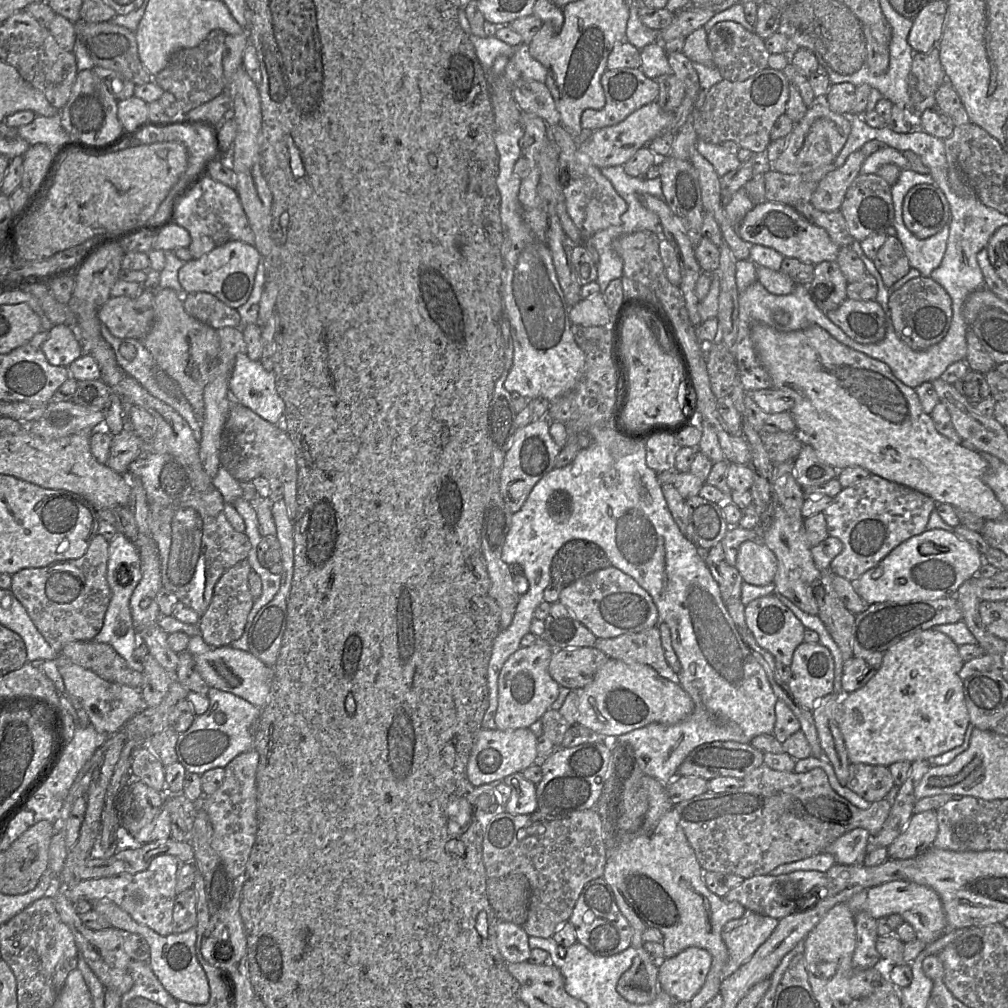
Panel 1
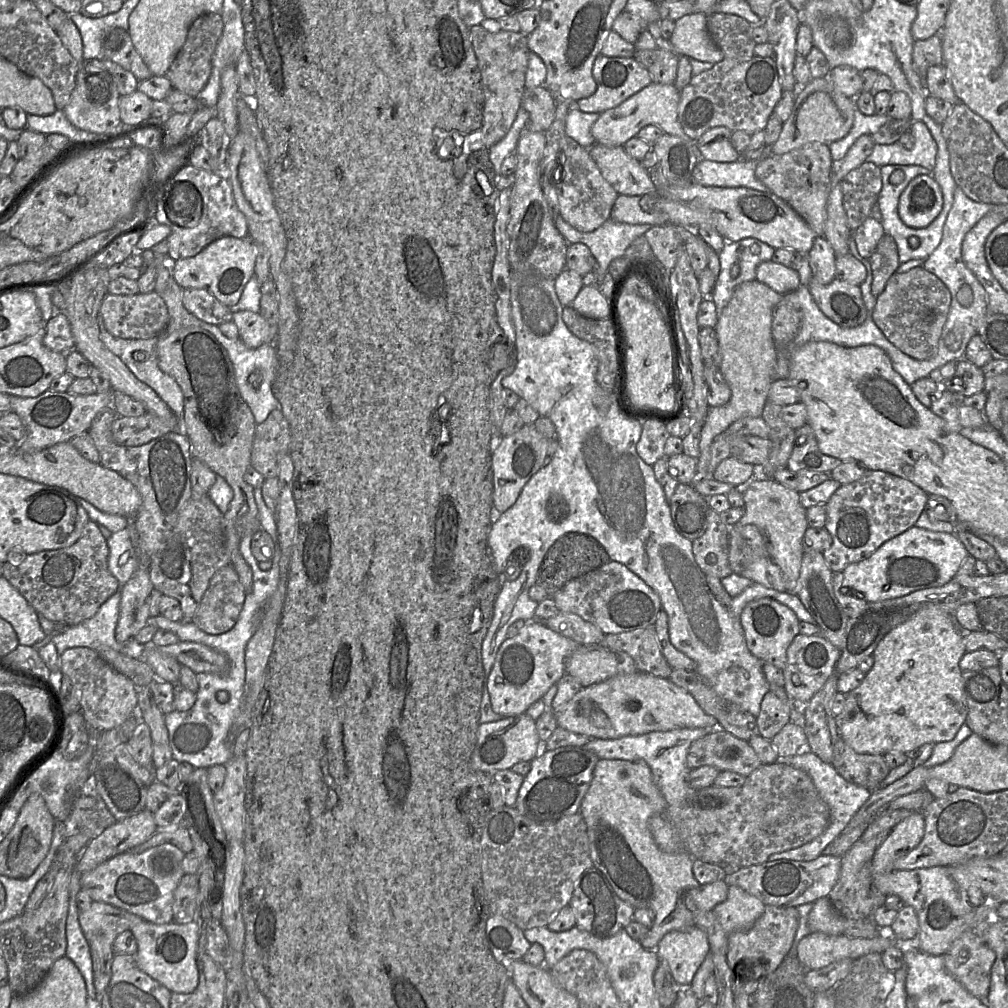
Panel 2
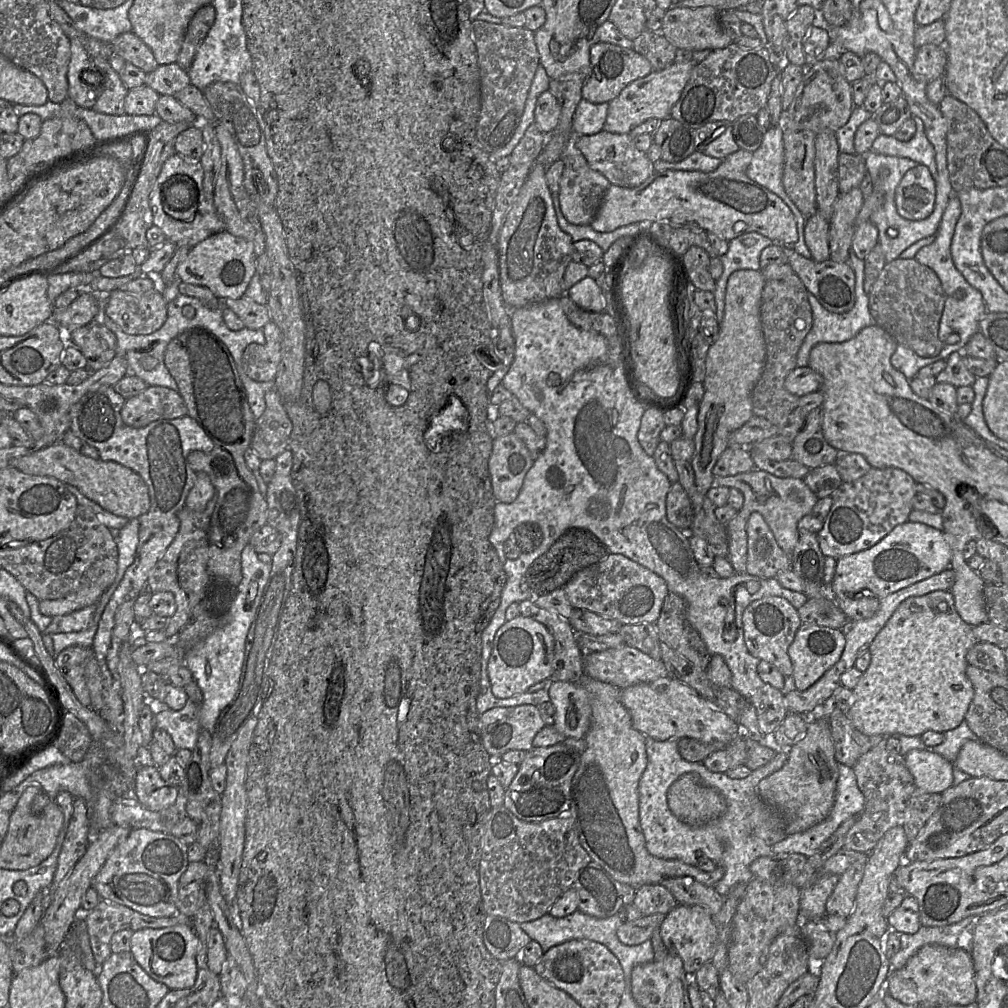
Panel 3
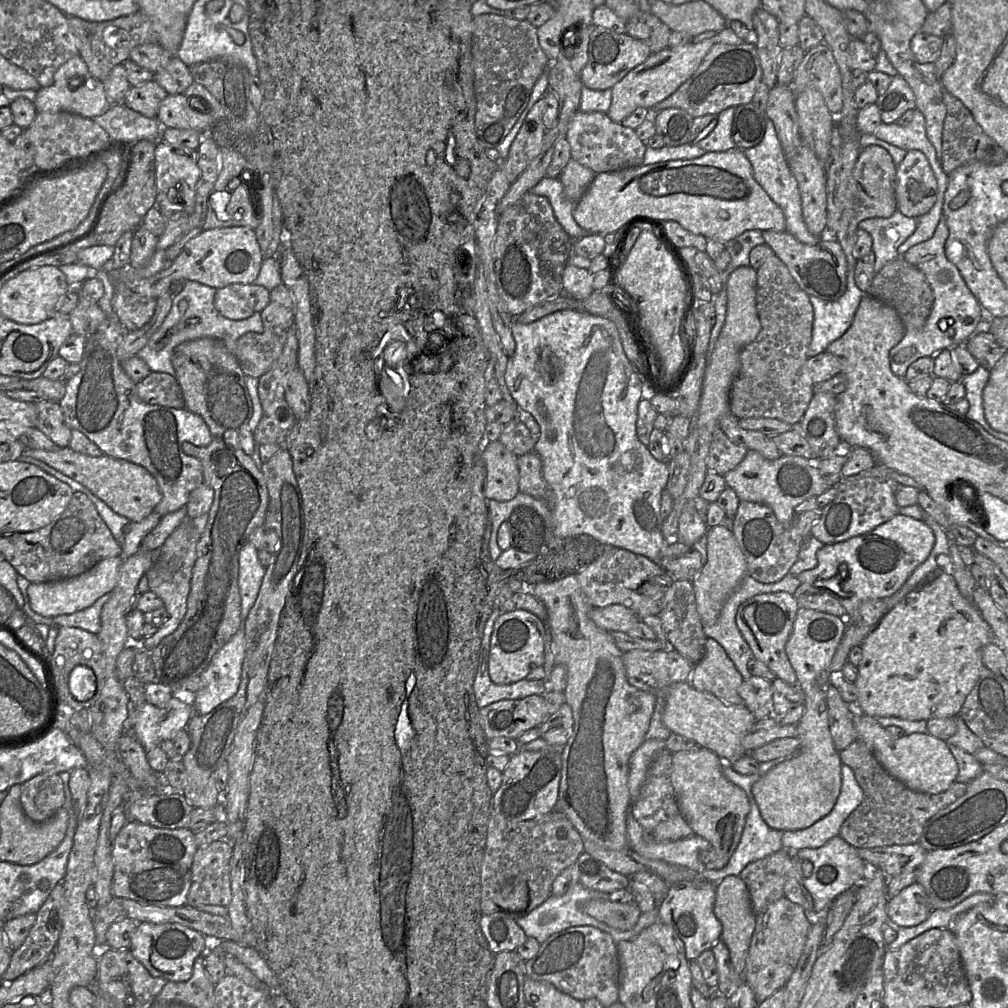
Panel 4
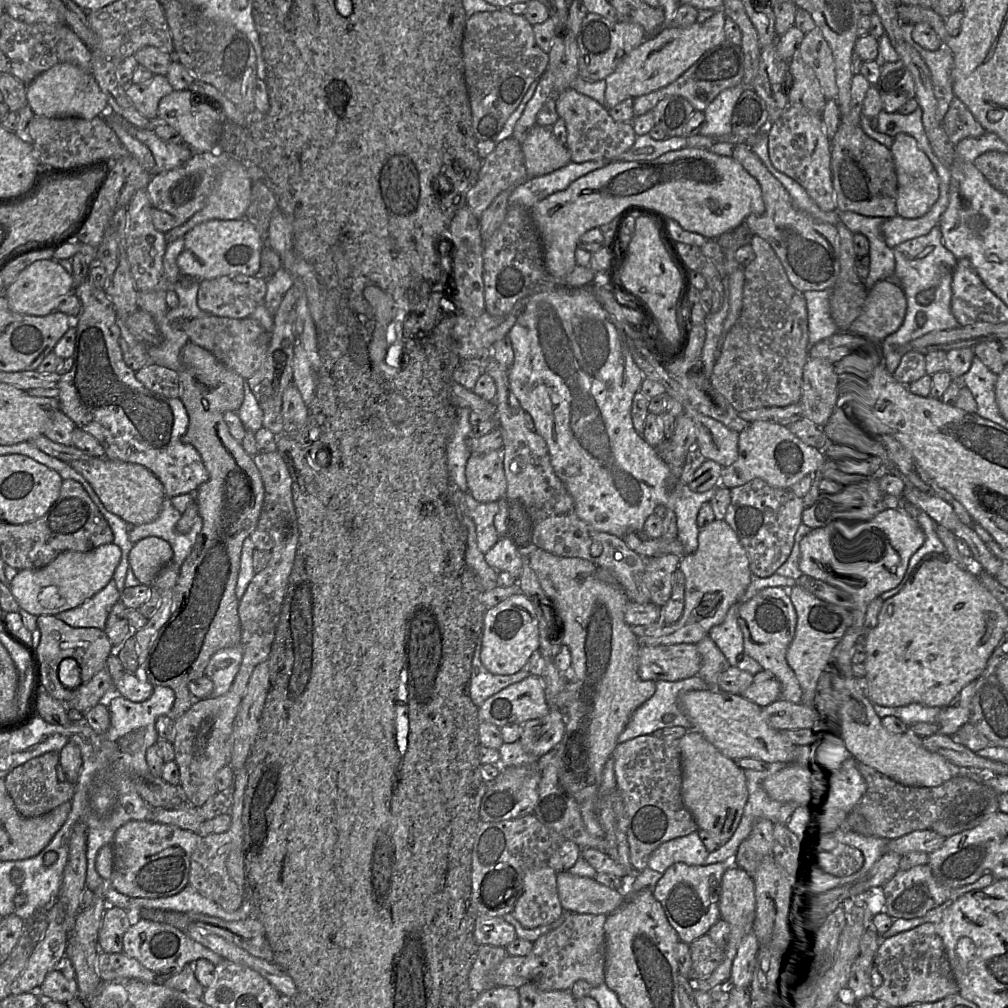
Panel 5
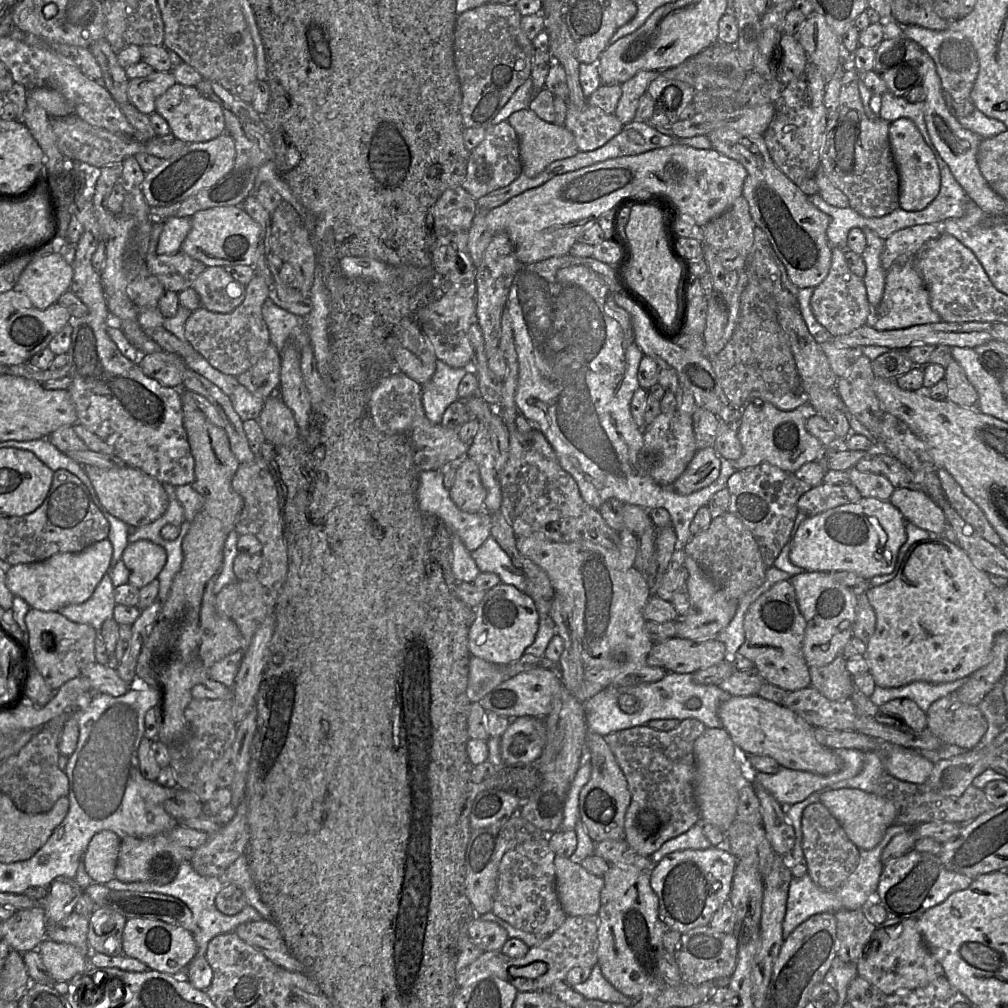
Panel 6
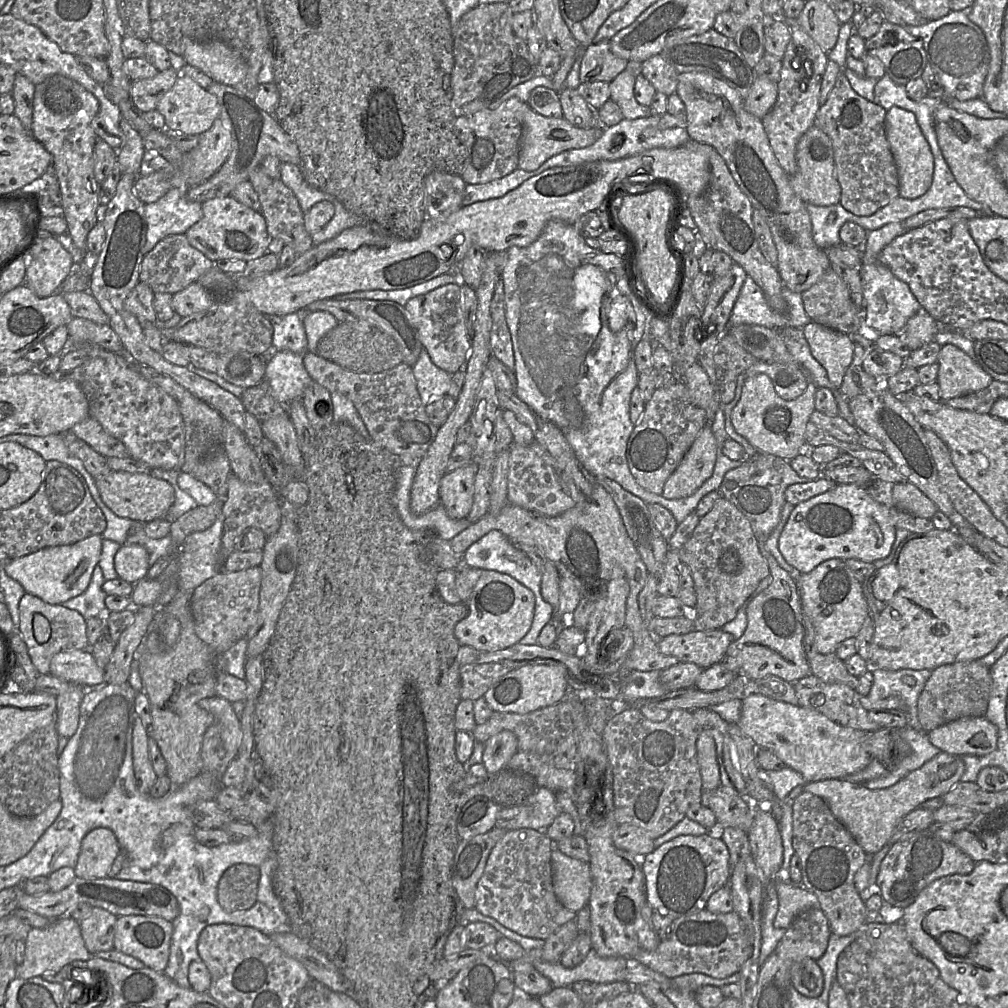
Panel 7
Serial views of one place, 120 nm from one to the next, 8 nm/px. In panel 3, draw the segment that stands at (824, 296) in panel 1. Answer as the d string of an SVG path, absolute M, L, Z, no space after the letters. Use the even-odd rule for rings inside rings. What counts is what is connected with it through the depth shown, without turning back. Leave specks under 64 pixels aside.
M819 212L806 219L804 238L815 262L830 259L829 222Z

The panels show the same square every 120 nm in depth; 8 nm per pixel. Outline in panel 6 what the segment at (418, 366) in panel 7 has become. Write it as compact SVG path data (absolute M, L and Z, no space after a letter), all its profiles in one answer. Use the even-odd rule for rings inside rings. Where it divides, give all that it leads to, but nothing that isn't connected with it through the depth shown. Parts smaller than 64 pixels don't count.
M437 360L436 369L429 382L422 386L421 401L427 418L440 425L450 404L460 400L458 387L469 368L453 368Z

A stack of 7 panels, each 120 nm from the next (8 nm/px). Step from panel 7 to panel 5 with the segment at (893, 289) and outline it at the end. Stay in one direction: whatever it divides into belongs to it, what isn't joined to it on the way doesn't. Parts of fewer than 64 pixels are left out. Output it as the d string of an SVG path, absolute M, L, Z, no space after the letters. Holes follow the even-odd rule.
M935 226L927 235L905 241L893 250L895 278L904 292L907 310L901 327L888 336L881 346L881 364L891 375L899 366L902 356L911 351L908 346L902 345L930 332L960 327L951 312L951 273L958 260L944 246L940 227Z

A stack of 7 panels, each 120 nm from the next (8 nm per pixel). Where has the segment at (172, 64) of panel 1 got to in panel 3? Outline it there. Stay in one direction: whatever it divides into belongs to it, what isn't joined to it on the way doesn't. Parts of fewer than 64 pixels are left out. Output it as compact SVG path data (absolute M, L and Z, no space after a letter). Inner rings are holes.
M212 4L203 5L192 17L176 61L184 70L188 70L191 66L196 52L213 26L215 18L216 10Z

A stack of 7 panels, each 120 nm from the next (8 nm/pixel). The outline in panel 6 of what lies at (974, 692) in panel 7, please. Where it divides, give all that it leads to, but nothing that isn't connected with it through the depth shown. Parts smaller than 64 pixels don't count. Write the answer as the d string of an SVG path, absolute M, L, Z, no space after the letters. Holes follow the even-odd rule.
M954 691L926 711L927 728L945 745L970 750L980 744L987 721L978 706L962 703Z

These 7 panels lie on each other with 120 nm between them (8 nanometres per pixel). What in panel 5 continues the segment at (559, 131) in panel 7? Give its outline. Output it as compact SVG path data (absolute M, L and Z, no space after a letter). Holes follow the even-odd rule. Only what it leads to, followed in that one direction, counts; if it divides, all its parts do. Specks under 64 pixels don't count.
M535 124L521 147L529 178L548 174L571 162L568 148L555 138L549 127Z

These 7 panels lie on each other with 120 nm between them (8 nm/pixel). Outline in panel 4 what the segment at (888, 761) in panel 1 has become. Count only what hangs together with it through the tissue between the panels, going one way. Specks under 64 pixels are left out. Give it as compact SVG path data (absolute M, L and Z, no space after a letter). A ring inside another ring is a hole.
M941 569L921 581L878 622L861 644L863 657L854 681L857 689L855 707L876 719L899 717L929 720L960 716L966 697L976 685L984 666L981 649L993 642L988 623L973 602L961 595L953 575Z

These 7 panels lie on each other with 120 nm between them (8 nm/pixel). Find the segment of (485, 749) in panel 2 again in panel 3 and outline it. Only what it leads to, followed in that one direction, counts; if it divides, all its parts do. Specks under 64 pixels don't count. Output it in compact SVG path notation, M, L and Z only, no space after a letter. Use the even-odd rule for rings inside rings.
M531 704L496 707L479 716L482 742L493 760L501 760L509 750L531 750L535 735L544 726L539 708Z

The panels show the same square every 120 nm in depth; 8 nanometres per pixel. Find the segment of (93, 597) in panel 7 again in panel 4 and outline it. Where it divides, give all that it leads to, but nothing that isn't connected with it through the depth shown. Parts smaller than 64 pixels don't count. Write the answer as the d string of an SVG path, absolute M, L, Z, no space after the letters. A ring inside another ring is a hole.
M112 591L100 597L92 606L84 610L72 613L59 615L54 618L53 625L57 627L75 627L98 634L101 629L101 611L103 606L109 601L112 596Z

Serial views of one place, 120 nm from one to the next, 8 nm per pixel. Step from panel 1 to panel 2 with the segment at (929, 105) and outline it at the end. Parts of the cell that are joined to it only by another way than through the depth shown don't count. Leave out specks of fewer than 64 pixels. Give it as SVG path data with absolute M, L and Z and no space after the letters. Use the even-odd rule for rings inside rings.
M936 34L926 40L914 41L912 67L925 89L928 68L942 65L942 63L942 40L940 34Z

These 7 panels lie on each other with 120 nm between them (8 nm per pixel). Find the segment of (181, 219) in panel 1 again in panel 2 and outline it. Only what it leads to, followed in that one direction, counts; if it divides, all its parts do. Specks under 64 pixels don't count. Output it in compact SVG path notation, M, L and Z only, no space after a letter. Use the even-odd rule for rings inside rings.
M190 163L182 166L172 177L166 180L164 198L161 198L161 187L157 189L155 194L155 215L152 222L170 228L170 234L166 239L168 245L166 258L171 260L195 256L208 244L223 236L249 238L246 218L235 203L231 185L224 172L206 171L194 167ZM181 181L186 181L192 185L193 189L200 193L203 202L202 215L198 223L192 227L176 225L168 218L166 213L173 184Z

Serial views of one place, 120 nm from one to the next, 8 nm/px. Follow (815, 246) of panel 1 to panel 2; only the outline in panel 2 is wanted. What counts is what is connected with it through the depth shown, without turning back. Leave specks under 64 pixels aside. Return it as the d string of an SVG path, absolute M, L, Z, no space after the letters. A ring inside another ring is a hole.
M692 181L686 186L659 187L654 194L626 196L619 194L610 219L628 224L676 225L696 229L710 225L727 242L757 239L774 249L792 249L807 255L817 234L782 199L770 191L745 187L709 187Z

